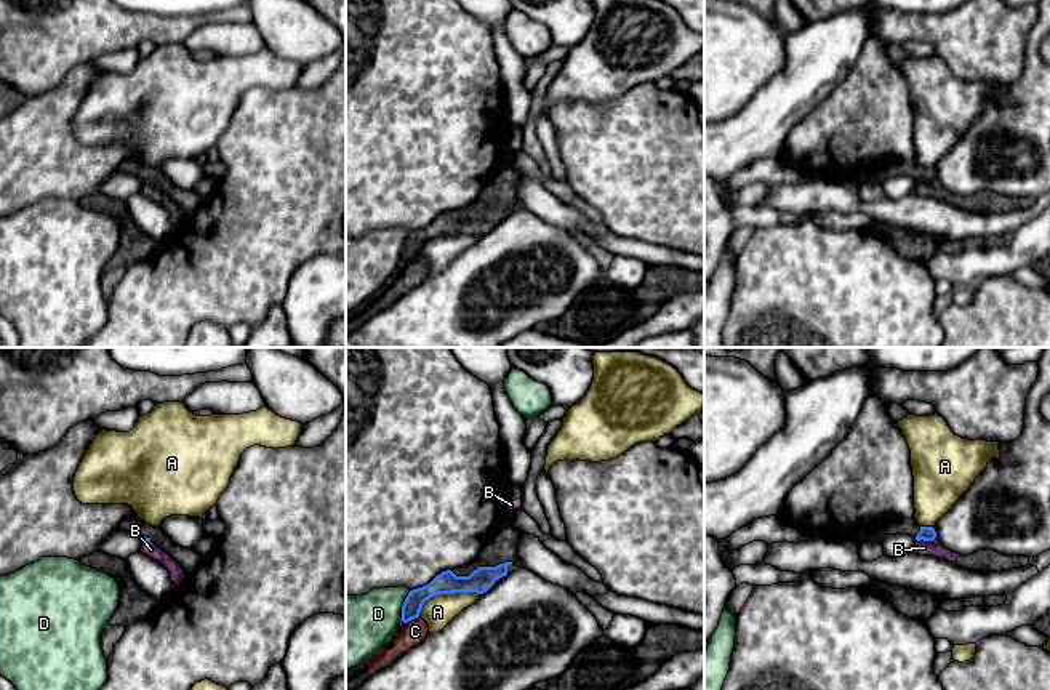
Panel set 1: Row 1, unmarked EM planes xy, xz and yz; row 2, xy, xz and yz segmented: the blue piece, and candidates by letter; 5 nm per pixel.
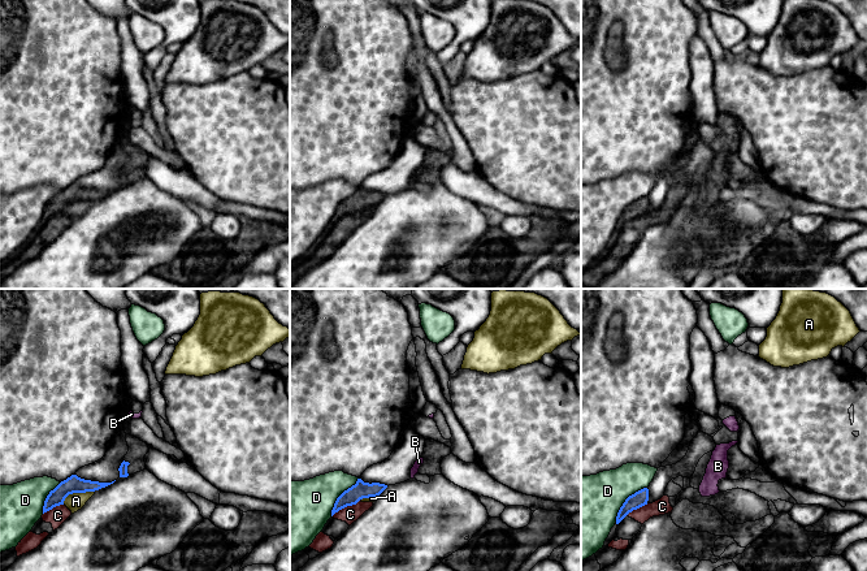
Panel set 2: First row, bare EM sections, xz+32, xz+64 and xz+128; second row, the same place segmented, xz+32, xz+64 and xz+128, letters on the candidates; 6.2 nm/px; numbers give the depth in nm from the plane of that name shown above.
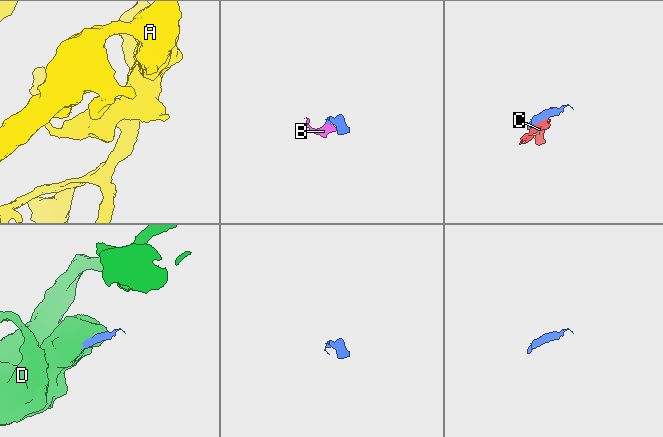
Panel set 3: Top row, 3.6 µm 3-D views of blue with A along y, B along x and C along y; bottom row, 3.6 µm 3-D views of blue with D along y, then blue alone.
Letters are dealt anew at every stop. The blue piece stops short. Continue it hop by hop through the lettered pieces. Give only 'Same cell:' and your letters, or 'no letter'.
Same cell: no letter

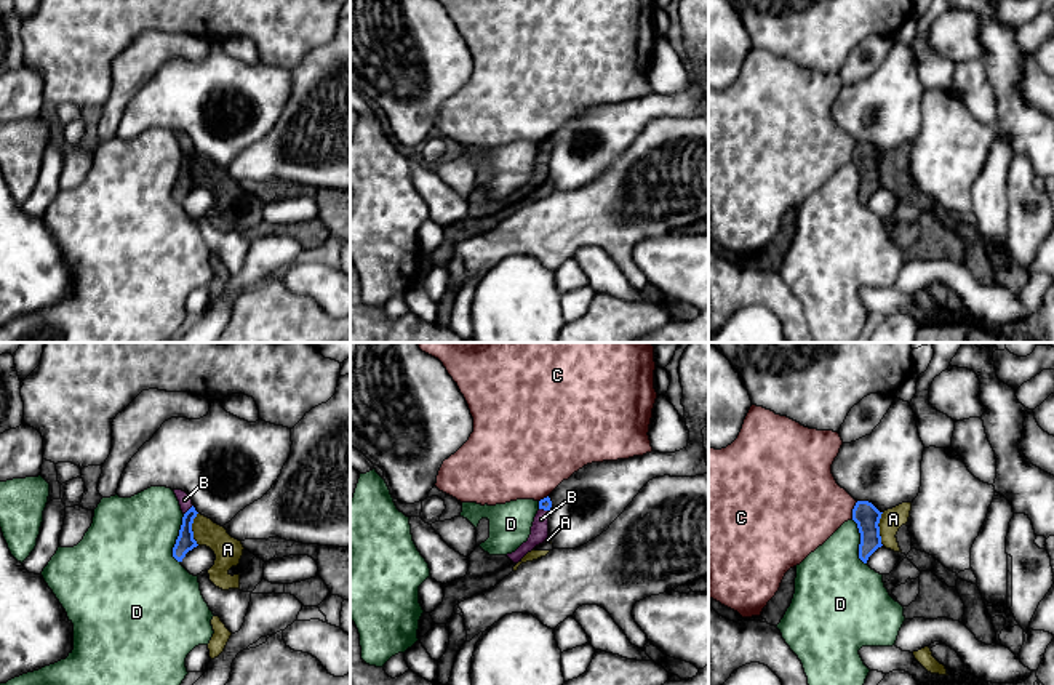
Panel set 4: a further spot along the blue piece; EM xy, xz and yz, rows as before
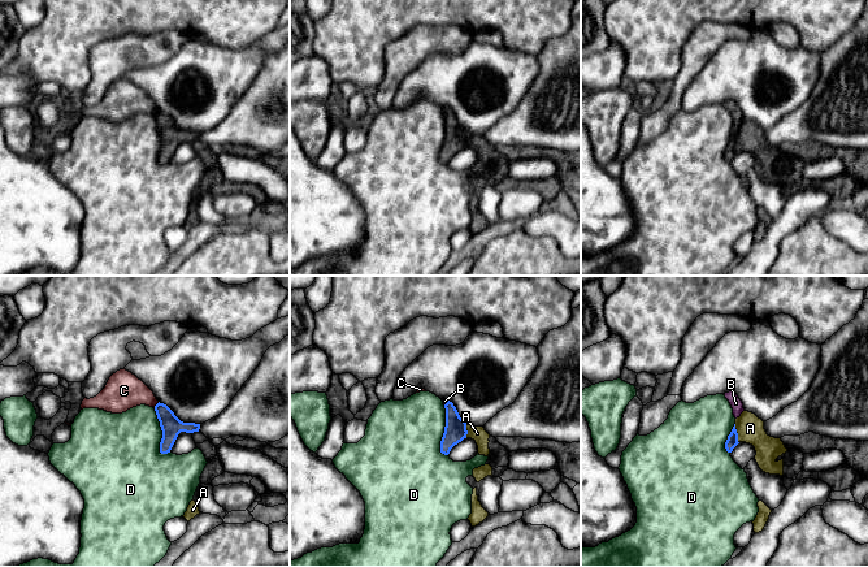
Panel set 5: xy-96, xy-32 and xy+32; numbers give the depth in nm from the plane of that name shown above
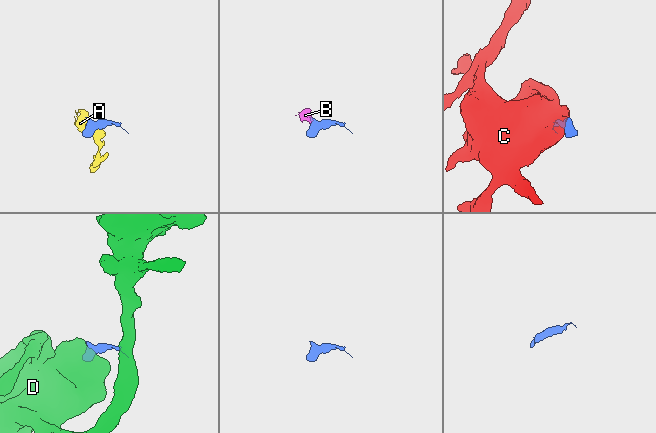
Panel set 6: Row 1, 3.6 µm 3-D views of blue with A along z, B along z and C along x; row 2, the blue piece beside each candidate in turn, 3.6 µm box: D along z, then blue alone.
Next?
Same cell: B

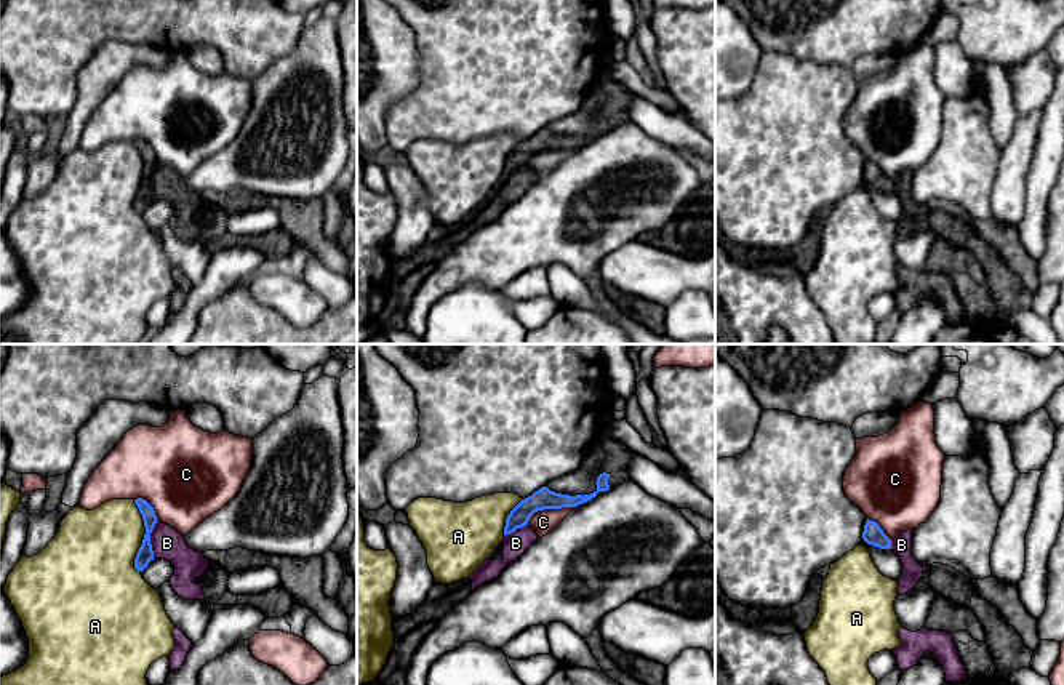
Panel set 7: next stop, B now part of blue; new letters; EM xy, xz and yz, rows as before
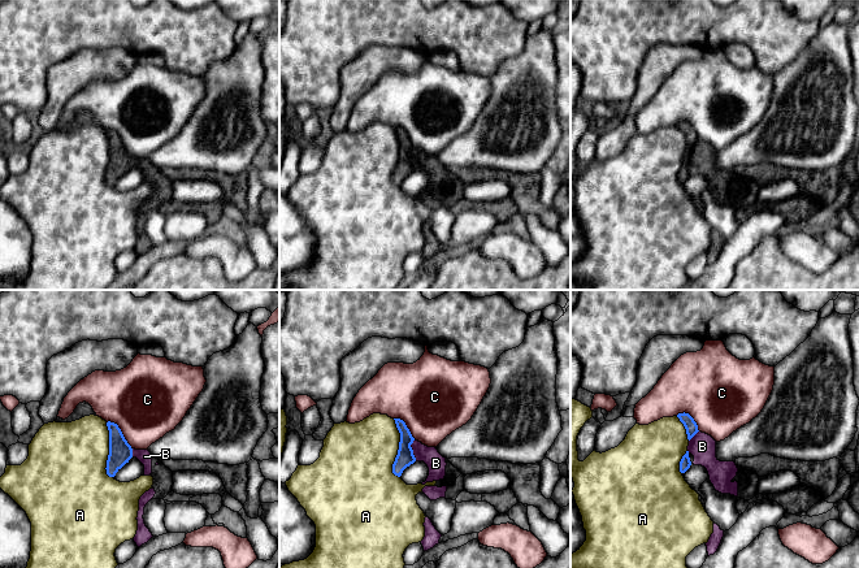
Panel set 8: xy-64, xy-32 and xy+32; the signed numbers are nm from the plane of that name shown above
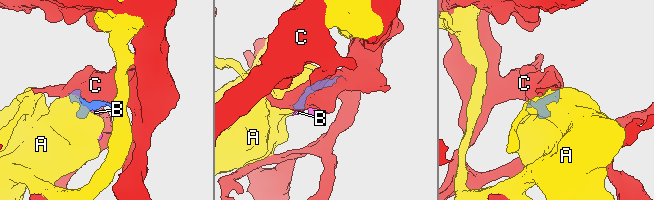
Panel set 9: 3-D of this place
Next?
Same cell: no letter

